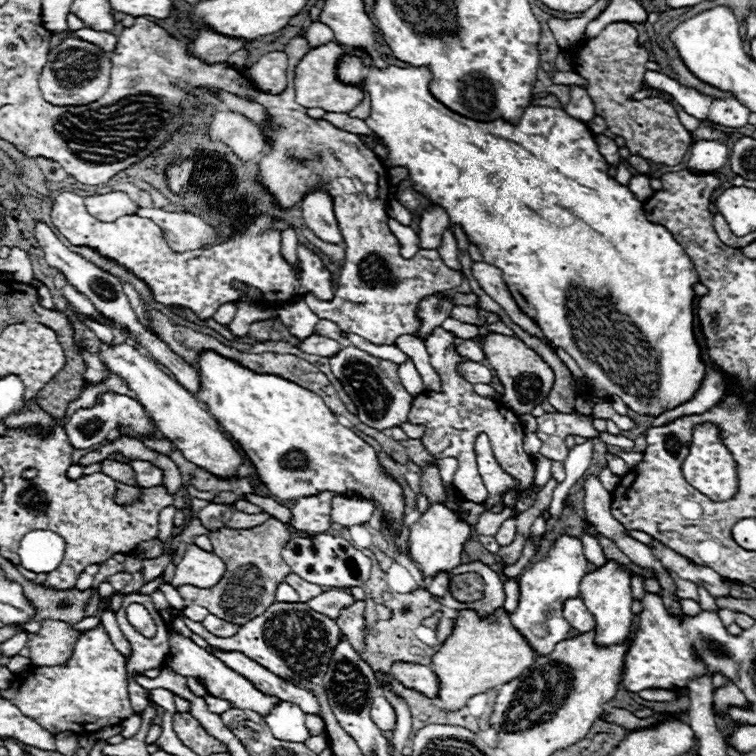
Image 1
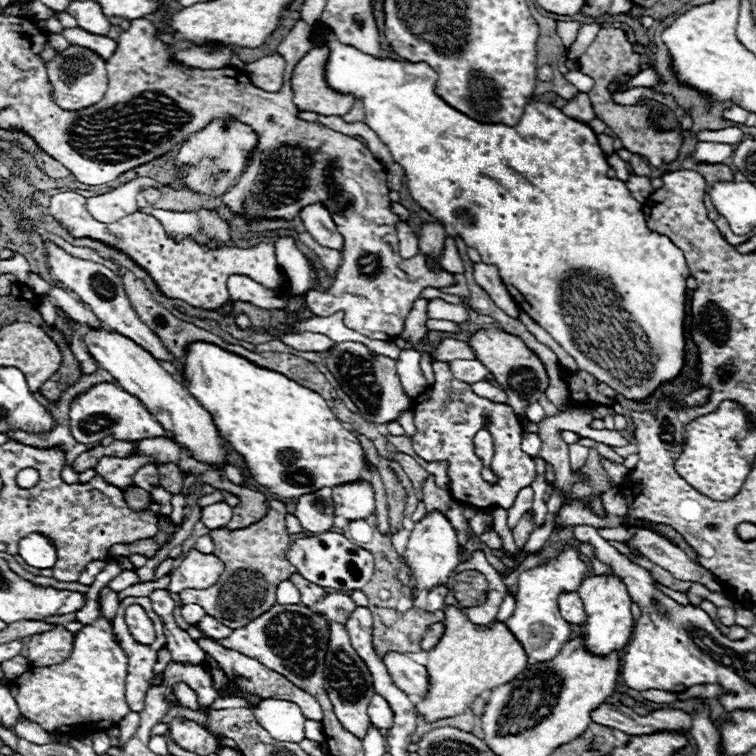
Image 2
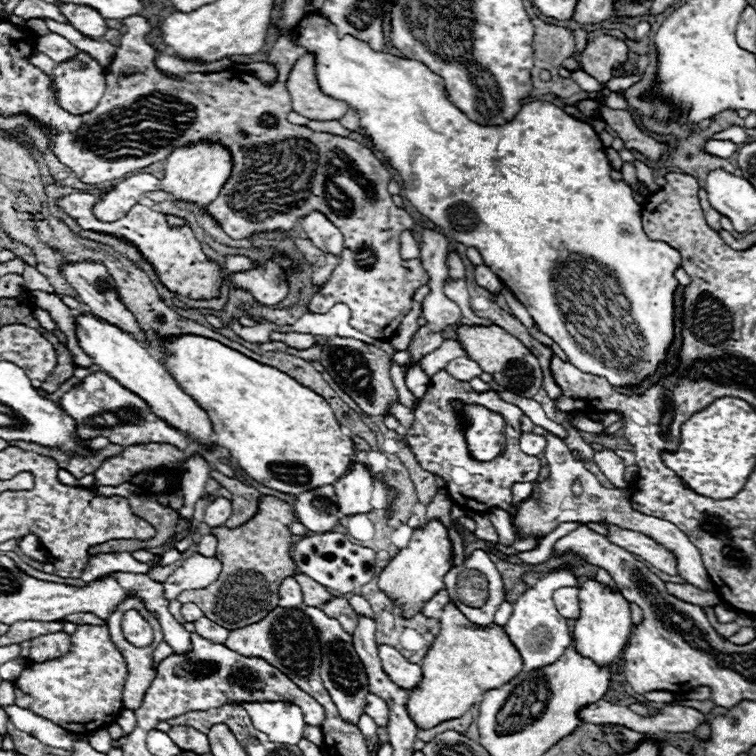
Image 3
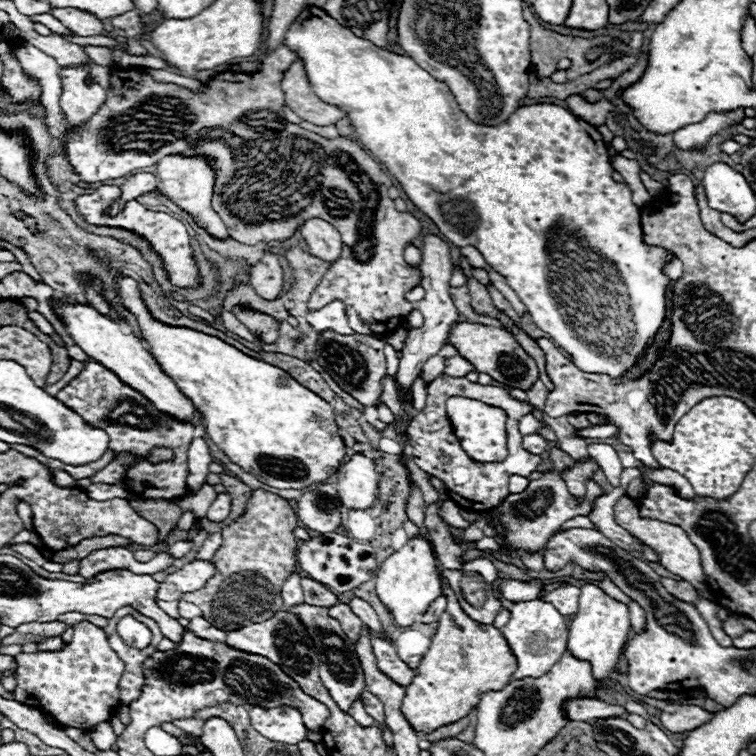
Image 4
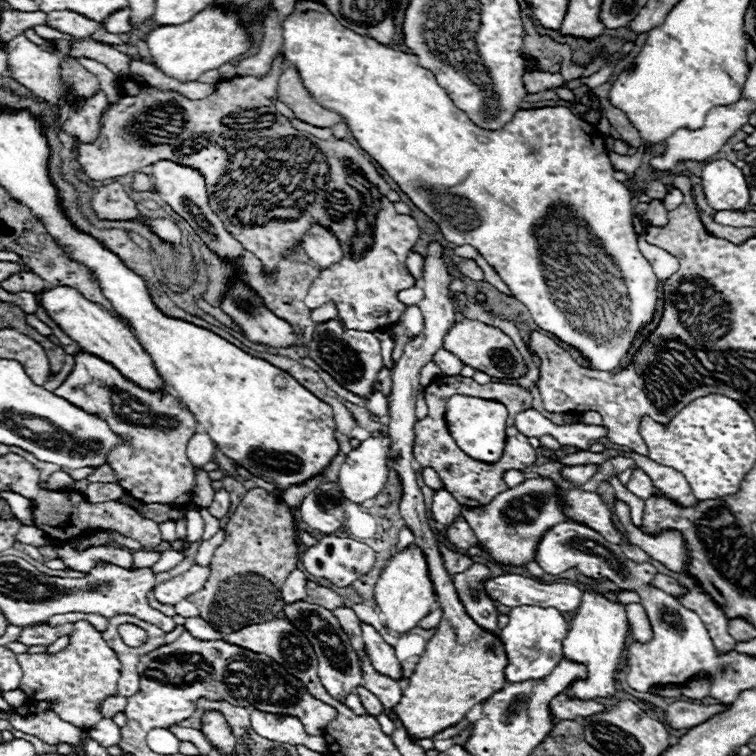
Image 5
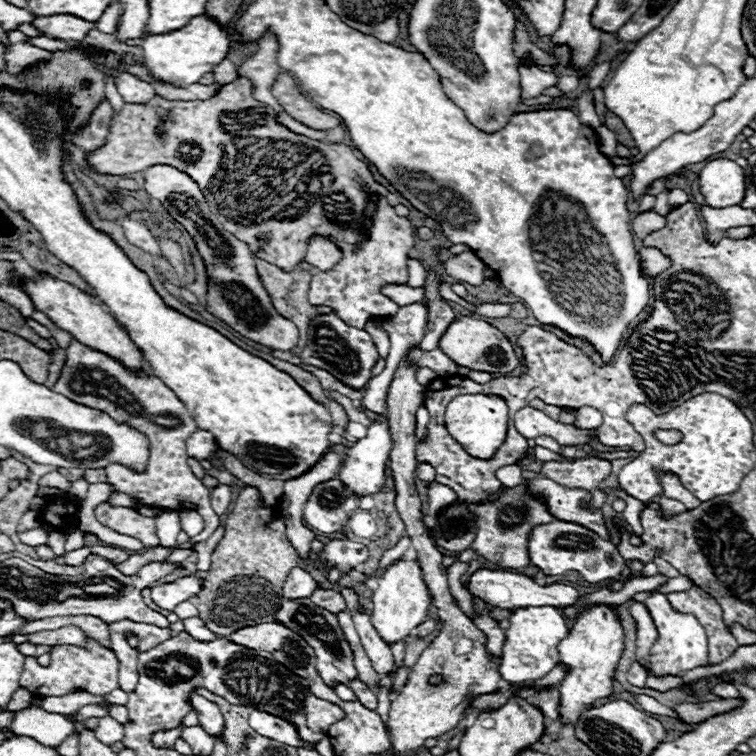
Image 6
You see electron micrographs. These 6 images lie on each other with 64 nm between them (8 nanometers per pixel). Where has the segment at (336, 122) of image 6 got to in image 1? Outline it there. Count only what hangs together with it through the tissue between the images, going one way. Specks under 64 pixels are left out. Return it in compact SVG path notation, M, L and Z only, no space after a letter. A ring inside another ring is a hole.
M328 42L316 48L310 48L310 52L302 58L302 62L296 66L294 76L294 88L296 88L296 102L304 108L322 108L326 112L350 112L362 98L364 92L354 86L344 86L336 80L336 62L338 56L344 52L342 46Z

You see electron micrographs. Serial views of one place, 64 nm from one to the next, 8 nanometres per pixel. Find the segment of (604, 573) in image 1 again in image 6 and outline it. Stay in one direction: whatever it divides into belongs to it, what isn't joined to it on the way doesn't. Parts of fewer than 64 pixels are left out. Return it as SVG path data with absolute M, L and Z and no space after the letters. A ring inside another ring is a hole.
M606 604L590 606L578 614L574 626L570 628L570 634L556 646L560 664L568 668L566 678L556 688L560 692L558 720L562 724L574 724L582 714L582 710L586 710L586 706L594 704L598 698L606 698L612 694L614 670L622 656L622 648L624 648L624 630L616 620L616 614Z

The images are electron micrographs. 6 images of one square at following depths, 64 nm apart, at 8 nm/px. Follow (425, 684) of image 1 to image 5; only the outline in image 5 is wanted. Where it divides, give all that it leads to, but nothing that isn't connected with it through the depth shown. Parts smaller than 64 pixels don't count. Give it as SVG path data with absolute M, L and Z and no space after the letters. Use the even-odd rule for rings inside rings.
M360 622L360 628L362 628L362 640L364 640L364 648L366 648L366 654L372 662L372 666L376 668L378 674L384 674L384 676L390 676L394 680L400 680L400 662L398 658L394 656L394 648L390 644L386 644L380 636L378 630L374 630L370 624L366 622Z

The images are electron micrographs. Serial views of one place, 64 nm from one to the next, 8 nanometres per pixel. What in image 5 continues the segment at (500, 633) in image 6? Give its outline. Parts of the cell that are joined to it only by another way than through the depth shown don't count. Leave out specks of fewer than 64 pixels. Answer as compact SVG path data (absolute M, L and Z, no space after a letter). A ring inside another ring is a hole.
M476 562L466 572L460 573L454 578L454 588L462 600L468 616L472 616L474 622L478 626L482 626L484 630L492 632L494 636L500 636L496 606L480 587L482 576L490 576L490 570L484 564Z

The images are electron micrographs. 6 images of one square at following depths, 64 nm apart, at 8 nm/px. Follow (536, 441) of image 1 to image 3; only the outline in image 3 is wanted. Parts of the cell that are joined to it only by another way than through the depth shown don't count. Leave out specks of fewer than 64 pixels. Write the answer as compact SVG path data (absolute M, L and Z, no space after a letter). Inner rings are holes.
M532 432L522 433L520 437L521 450L533 456L538 456L543 453L546 446L546 439L544 436L536 435Z

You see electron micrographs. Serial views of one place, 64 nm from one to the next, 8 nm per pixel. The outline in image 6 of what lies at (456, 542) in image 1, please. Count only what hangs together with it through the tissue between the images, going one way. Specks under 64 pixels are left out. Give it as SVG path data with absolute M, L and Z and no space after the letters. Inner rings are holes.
M398 562L392 564L378 580L372 590L372 626L380 634L386 644L402 642L412 634L416 626L420 626L428 618L430 596L428 588L422 580L422 570L414 562Z

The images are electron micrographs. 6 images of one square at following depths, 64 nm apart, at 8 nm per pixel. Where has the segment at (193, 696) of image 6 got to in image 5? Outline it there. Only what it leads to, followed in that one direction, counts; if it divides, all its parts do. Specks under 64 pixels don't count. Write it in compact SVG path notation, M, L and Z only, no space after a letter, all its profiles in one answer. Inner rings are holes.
M206 710L202 714L202 732L222 754L234 754L234 736L218 710Z

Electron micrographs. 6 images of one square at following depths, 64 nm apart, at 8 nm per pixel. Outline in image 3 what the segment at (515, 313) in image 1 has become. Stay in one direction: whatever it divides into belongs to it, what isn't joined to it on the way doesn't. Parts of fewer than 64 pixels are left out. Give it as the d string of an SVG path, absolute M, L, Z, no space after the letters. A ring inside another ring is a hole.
M478 266L476 276L478 276L478 284L482 284L482 288L488 288L488 292L500 292L500 280L488 266Z

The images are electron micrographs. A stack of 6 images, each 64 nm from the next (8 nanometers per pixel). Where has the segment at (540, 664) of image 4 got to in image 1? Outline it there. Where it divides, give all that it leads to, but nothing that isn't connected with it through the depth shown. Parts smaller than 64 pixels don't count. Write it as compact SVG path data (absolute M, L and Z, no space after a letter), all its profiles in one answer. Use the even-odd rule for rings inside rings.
M560 536L544 560L520 574L520 600L510 620L538 656L552 654L556 644L568 638L570 624L562 616L562 604L570 596L578 596L578 586L586 572L588 560L582 552L582 542L572 536Z

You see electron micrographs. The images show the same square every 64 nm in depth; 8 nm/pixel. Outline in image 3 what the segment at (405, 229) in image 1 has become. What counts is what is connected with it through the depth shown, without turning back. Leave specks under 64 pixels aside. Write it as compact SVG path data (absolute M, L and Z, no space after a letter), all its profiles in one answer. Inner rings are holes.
M404 232L404 234L402 234L402 258L404 258L404 260L420 258L418 242L414 240L414 236L412 236L410 232Z

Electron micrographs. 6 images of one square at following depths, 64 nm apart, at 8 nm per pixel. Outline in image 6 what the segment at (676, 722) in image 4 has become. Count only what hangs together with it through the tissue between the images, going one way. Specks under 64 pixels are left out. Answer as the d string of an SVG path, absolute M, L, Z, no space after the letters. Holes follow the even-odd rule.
M720 698L716 702L698 702L698 704L684 702L684 704L678 704L674 710L678 712L682 722L704 722L710 716L730 712L730 710L738 708L740 704L742 704L742 698L734 698L734 700Z

